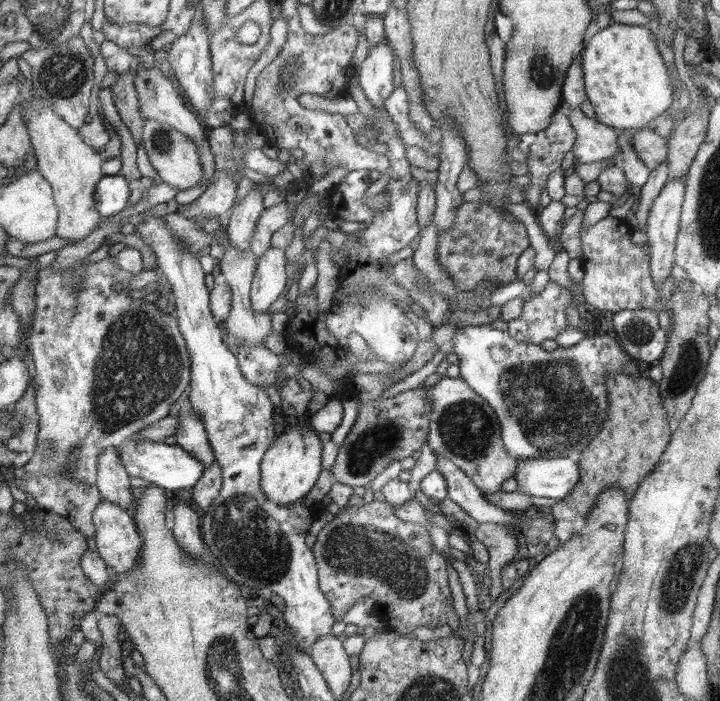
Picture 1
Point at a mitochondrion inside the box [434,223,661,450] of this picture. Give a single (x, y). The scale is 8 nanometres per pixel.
(638, 333)

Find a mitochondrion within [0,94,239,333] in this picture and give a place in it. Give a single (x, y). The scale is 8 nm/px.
(162, 140)

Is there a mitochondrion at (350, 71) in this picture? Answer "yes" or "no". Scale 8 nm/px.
no

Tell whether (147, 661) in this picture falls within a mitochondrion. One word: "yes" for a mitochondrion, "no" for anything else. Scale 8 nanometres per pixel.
no

